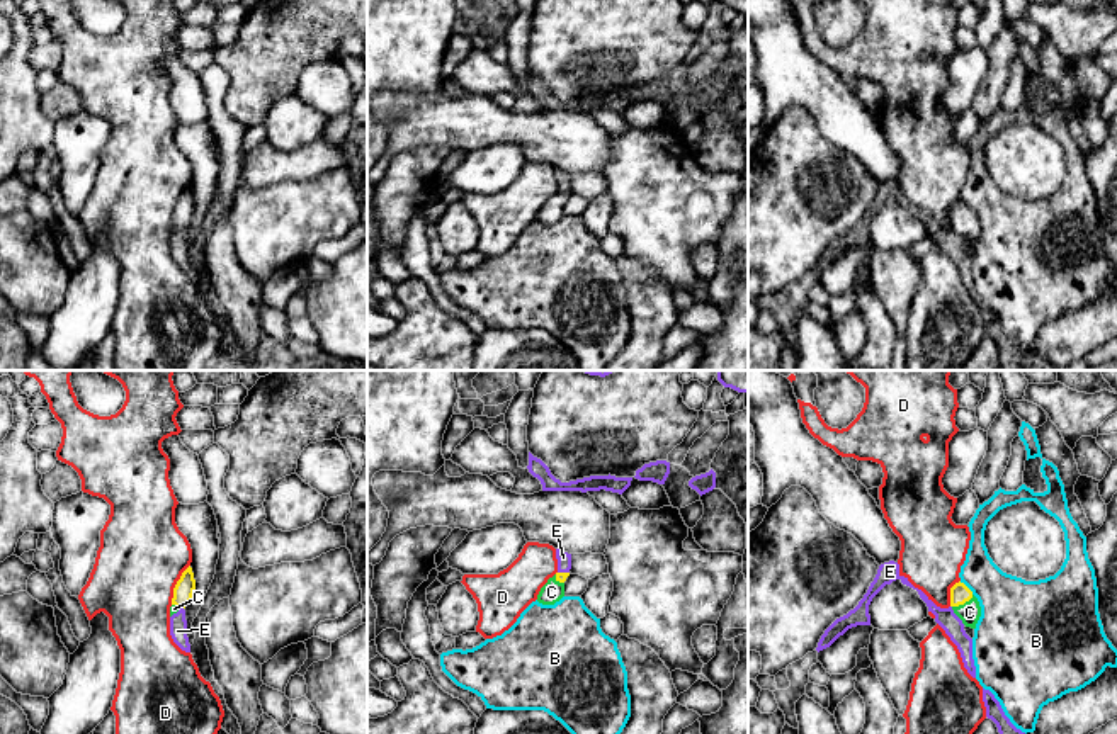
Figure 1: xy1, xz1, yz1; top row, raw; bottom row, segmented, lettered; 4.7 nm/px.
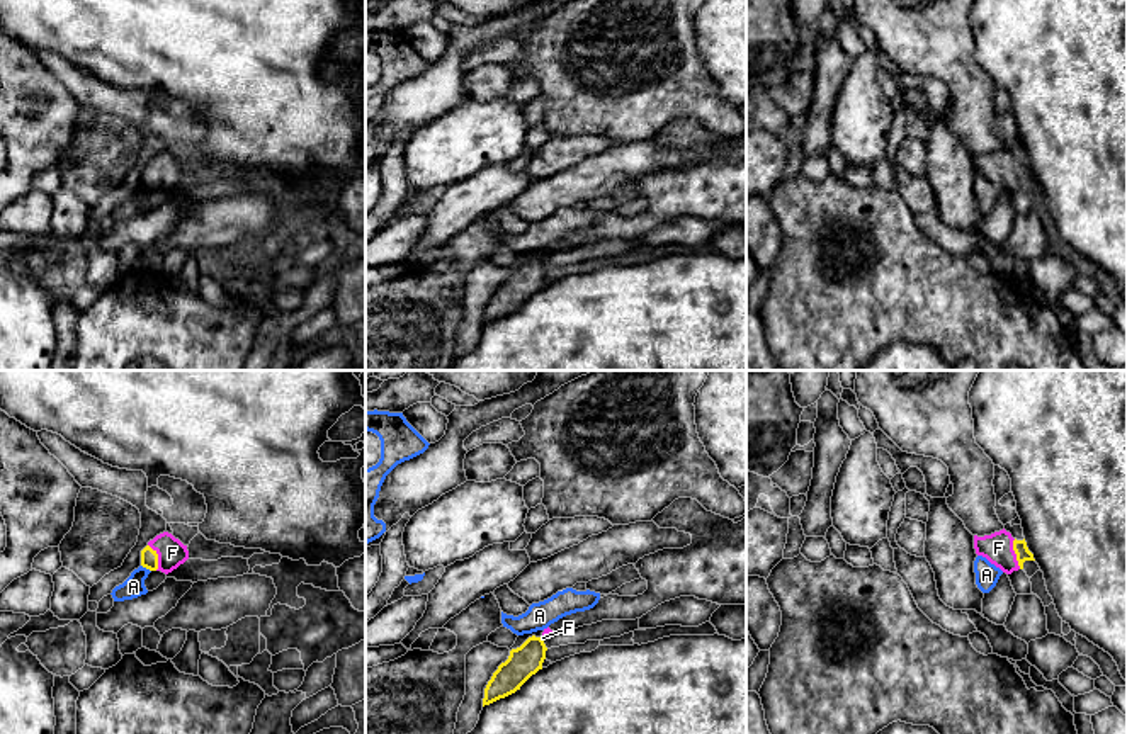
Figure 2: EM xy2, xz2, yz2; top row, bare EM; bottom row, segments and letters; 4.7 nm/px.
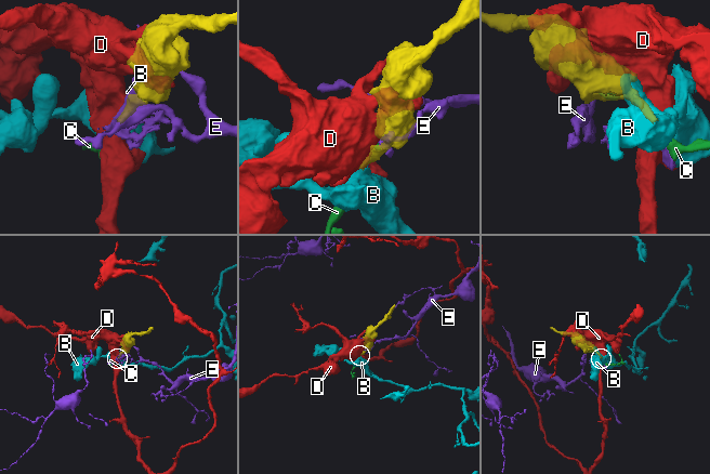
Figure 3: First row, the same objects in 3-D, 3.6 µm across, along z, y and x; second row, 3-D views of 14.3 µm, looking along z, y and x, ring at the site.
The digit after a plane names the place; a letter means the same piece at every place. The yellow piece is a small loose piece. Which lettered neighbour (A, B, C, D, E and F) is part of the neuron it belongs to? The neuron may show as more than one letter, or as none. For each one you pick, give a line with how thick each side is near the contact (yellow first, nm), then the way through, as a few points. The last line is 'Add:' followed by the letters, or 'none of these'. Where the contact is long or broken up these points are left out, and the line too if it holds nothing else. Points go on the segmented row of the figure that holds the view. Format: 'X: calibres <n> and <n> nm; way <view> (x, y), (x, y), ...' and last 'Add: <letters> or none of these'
F: calibres 70 and 140 nm; way yz2 (1020, 547), (1015, 553), (1005, 553), (998, 547)
Add: F

